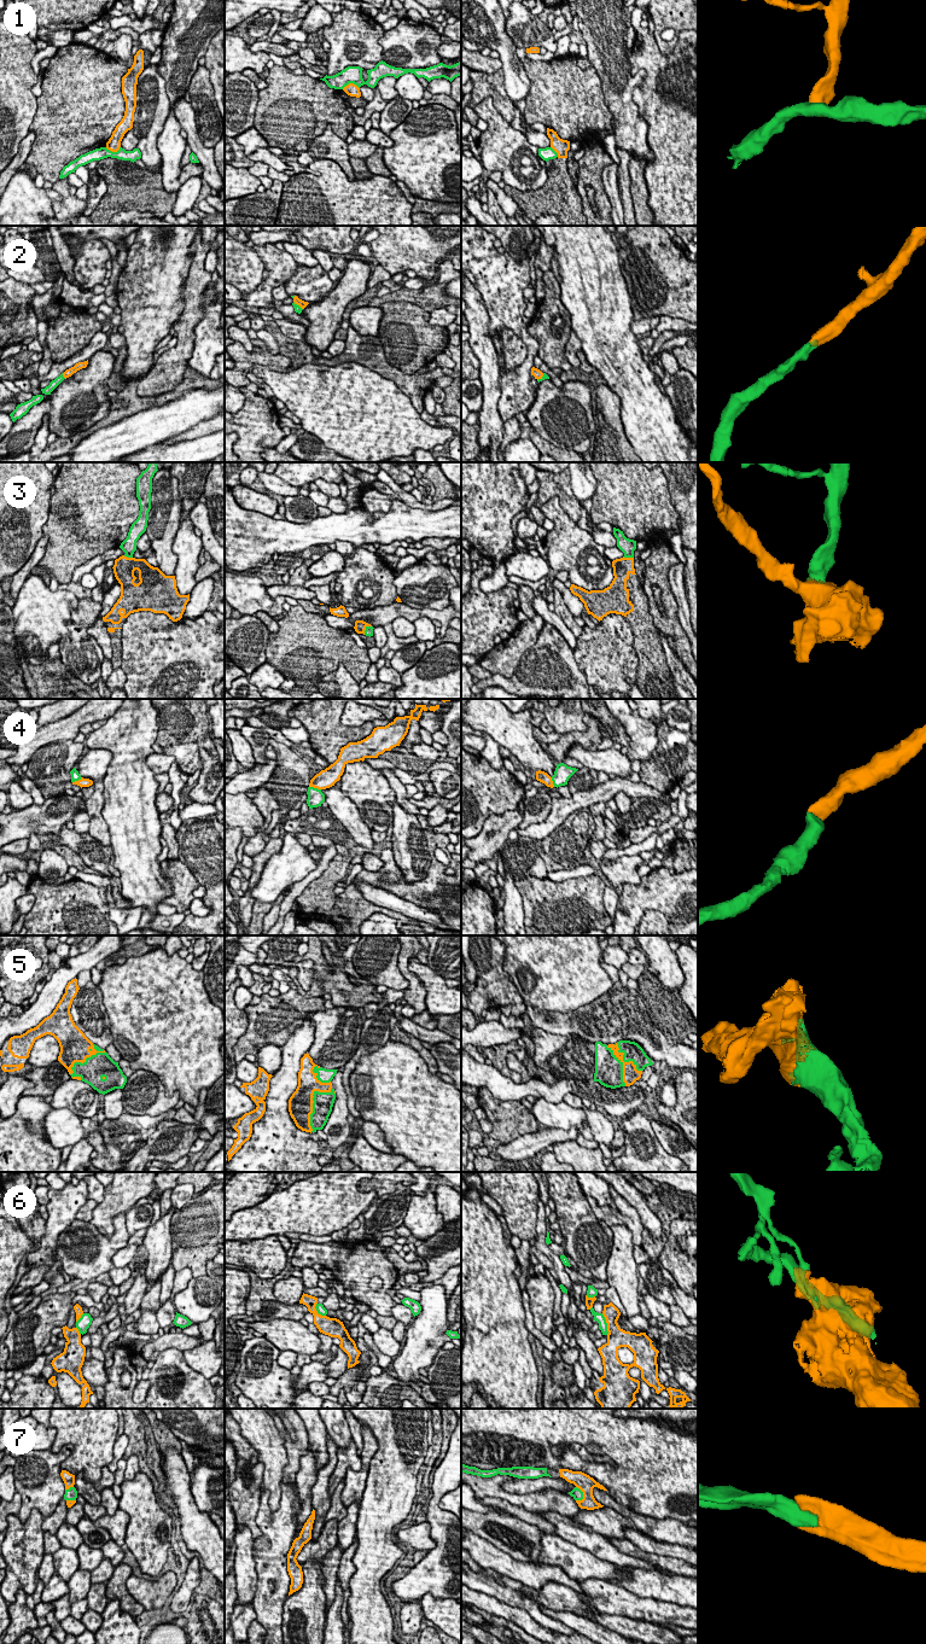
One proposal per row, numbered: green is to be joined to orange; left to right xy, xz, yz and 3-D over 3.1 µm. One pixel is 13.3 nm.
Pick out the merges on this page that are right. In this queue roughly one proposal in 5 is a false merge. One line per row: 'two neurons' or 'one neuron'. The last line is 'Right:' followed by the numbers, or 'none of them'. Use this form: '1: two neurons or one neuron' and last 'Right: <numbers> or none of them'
1: two neurons
2: one neuron
3: one neuron
4: one neuron
5: one neuron
6: two neurons
7: one neuron
Right: 2, 3, 4, 5, 7

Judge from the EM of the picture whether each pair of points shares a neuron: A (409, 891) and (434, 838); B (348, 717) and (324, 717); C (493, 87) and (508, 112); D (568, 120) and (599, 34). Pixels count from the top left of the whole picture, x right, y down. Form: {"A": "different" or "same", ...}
{"A": "same", "B": "different", "C": "same", "D": "different"}

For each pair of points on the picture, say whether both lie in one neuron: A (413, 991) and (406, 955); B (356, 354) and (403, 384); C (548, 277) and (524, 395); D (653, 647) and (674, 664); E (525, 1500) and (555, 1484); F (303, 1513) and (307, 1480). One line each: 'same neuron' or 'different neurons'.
A: same neuron
B: same neuron
C: different neurons
D: different neurons
E: different neurons
F: same neuron

